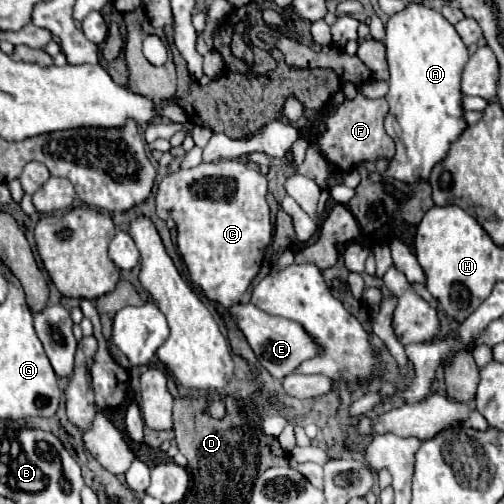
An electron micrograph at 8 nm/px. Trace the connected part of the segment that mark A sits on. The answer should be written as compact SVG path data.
M409 4L405 12L387 22L387 62L389 62L389 112L384 121L387 134L397 144L397 154L389 162L387 174L395 180L415 184L427 180L433 166L445 158L467 122L463 118L461 74L469 60L467 46L437 10Z

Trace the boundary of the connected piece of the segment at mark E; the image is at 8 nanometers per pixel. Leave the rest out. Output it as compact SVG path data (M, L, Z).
M237 304L231 308L231 312L237 314L237 324L245 334L251 350L255 352L259 364L277 380L283 380L295 372L301 362L311 360L323 352L323 348L305 332L305 328L293 320L271 316L253 304Z

